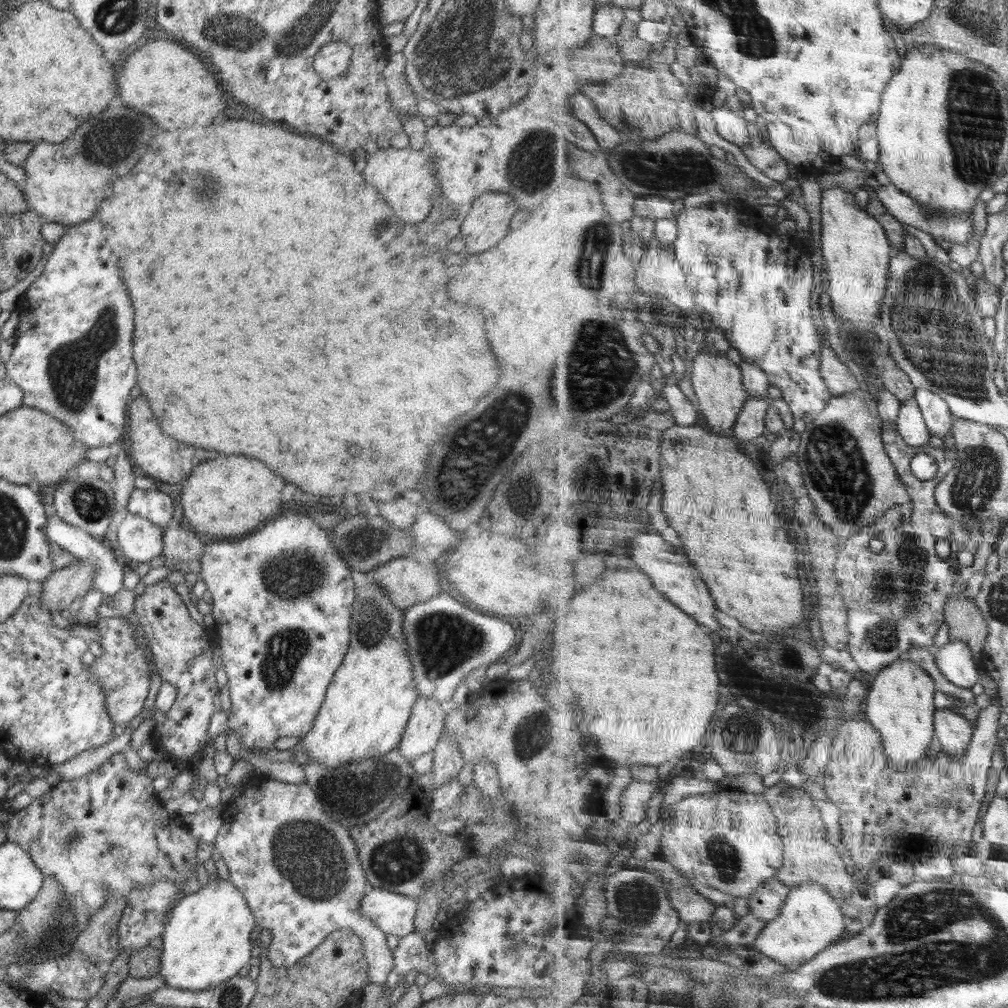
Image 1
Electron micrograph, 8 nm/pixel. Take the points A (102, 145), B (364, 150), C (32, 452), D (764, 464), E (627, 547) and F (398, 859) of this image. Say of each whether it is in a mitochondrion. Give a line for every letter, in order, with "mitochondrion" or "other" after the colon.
A: mitochondrion
B: other
C: other
D: other
E: other
F: mitochondrion

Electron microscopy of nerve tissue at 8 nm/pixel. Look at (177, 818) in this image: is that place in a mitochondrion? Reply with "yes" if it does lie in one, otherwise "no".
no

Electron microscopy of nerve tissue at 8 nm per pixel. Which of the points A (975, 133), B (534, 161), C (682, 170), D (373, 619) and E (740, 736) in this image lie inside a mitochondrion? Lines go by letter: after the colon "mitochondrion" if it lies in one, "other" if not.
A: mitochondrion
B: mitochondrion
C: mitochondrion
D: mitochondrion
E: mitochondrion

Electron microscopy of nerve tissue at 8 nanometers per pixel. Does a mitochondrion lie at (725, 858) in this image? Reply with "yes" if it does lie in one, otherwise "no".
yes

